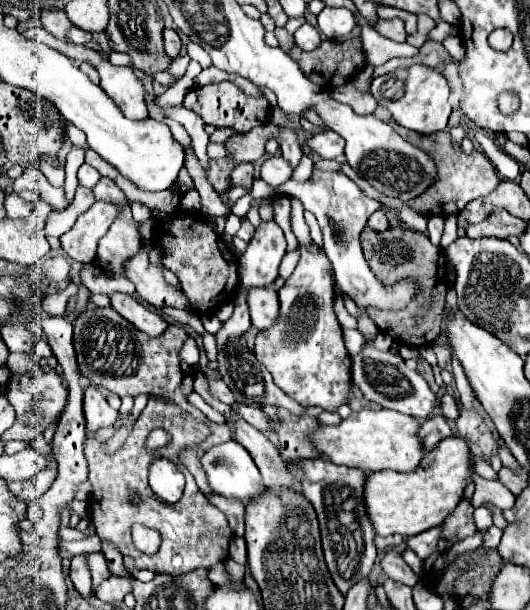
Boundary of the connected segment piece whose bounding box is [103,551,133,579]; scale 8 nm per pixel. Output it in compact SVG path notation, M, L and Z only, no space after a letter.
M103 551L103 555L105 555L105 559L107 559L107 565L109 565L111 575L133 579L133 577L125 571L125 567L123 567L123 559L121 559L121 553L119 553L119 551Z

